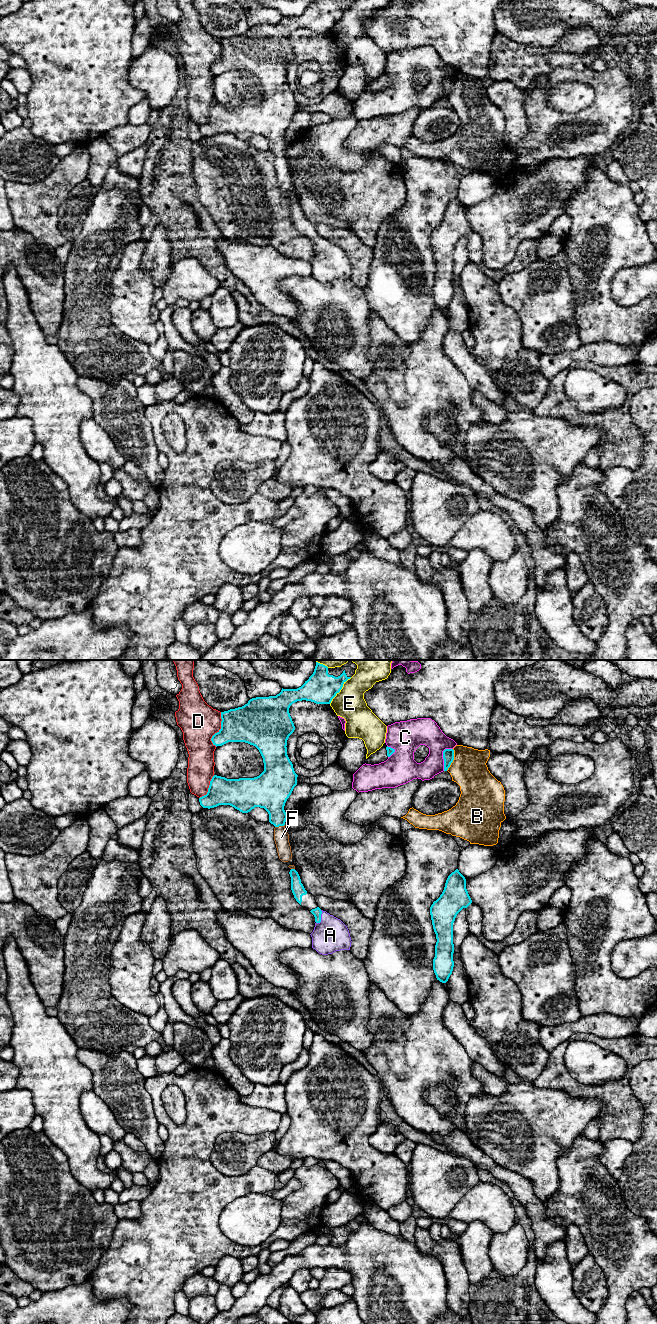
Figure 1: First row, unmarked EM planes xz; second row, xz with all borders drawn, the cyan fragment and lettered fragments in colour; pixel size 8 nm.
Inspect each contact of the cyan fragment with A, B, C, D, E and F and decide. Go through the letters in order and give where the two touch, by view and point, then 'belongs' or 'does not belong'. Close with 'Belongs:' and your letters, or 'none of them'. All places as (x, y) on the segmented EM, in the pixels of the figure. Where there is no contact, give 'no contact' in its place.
A: xz (320, 918) | belongs
B: xz (453, 759) | does not belong
C: xz (443, 756) | does not belong
D: xz (220, 729) | does not belong
E: xz (340, 689) | does not belong
F: xz (279, 825) | belongs
Belongs: A, F

